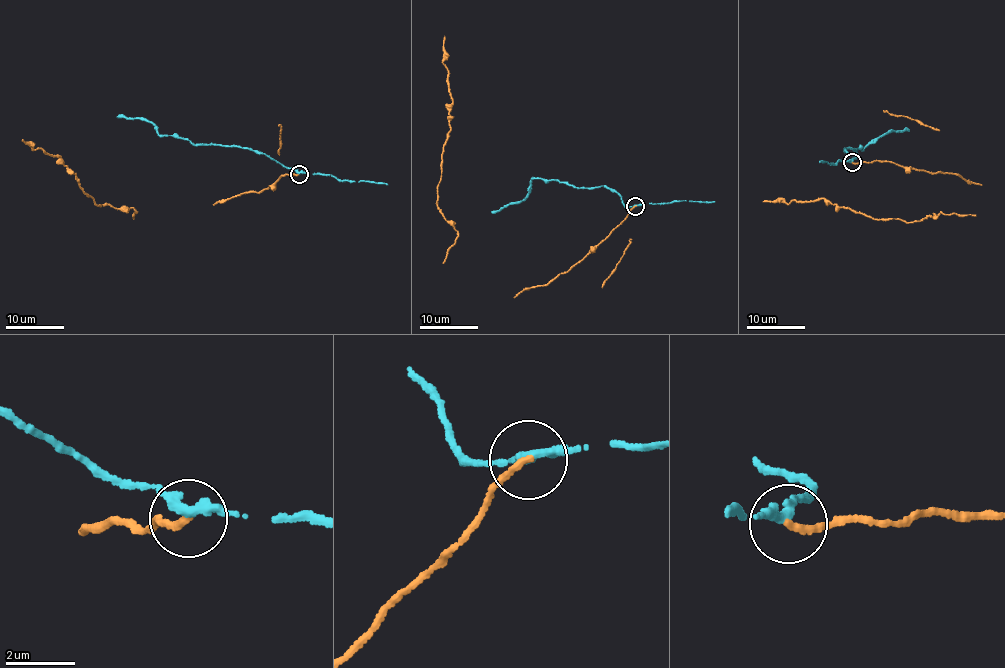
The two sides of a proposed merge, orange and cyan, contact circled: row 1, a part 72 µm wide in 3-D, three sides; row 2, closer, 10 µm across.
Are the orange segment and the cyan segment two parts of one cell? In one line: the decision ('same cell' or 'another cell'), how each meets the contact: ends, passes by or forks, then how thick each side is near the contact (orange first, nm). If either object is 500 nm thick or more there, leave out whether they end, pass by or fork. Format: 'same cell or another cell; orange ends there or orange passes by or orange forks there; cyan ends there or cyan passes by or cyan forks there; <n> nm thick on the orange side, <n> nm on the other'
another cell; orange ends there; cyan passes by; 190 nm thick on the orange side, 280 nm on the other

